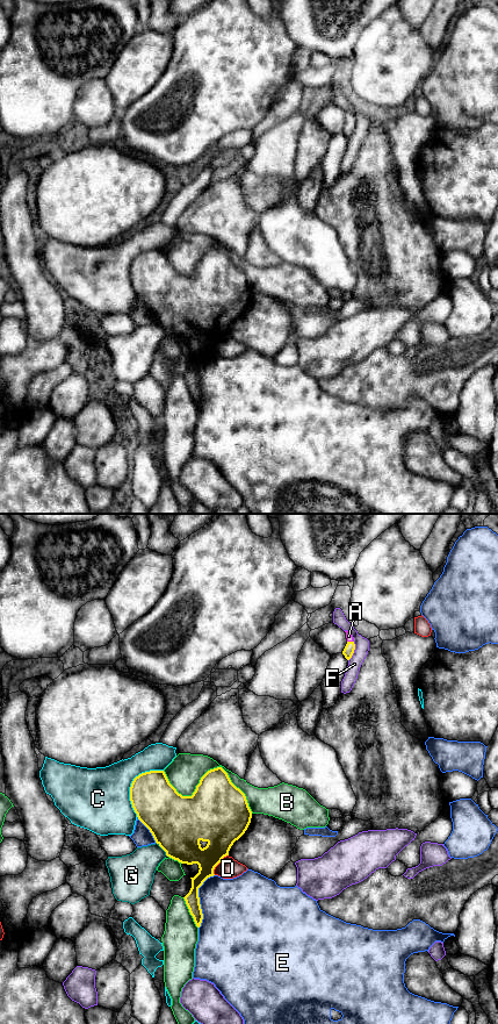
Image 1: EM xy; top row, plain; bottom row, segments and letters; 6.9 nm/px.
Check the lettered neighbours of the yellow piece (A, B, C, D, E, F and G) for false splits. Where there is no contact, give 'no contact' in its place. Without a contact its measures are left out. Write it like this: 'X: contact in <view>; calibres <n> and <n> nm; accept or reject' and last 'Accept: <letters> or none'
A: contact in xy; calibres 70 and 50 nm; accept
B: contact in xy; calibres 380 and 240 nm; reject
C: contact in xy; calibres 320 and 440 nm; reject
D: contact in xy; calibres 280 and 140 nm; reject
E: contact in xy; calibres 120 and 440 nm; reject
F: contact in xy; calibres 70 and 100 nm; reject
G: contact in xy; calibres 380 and 260 nm; reject
Accept: A

